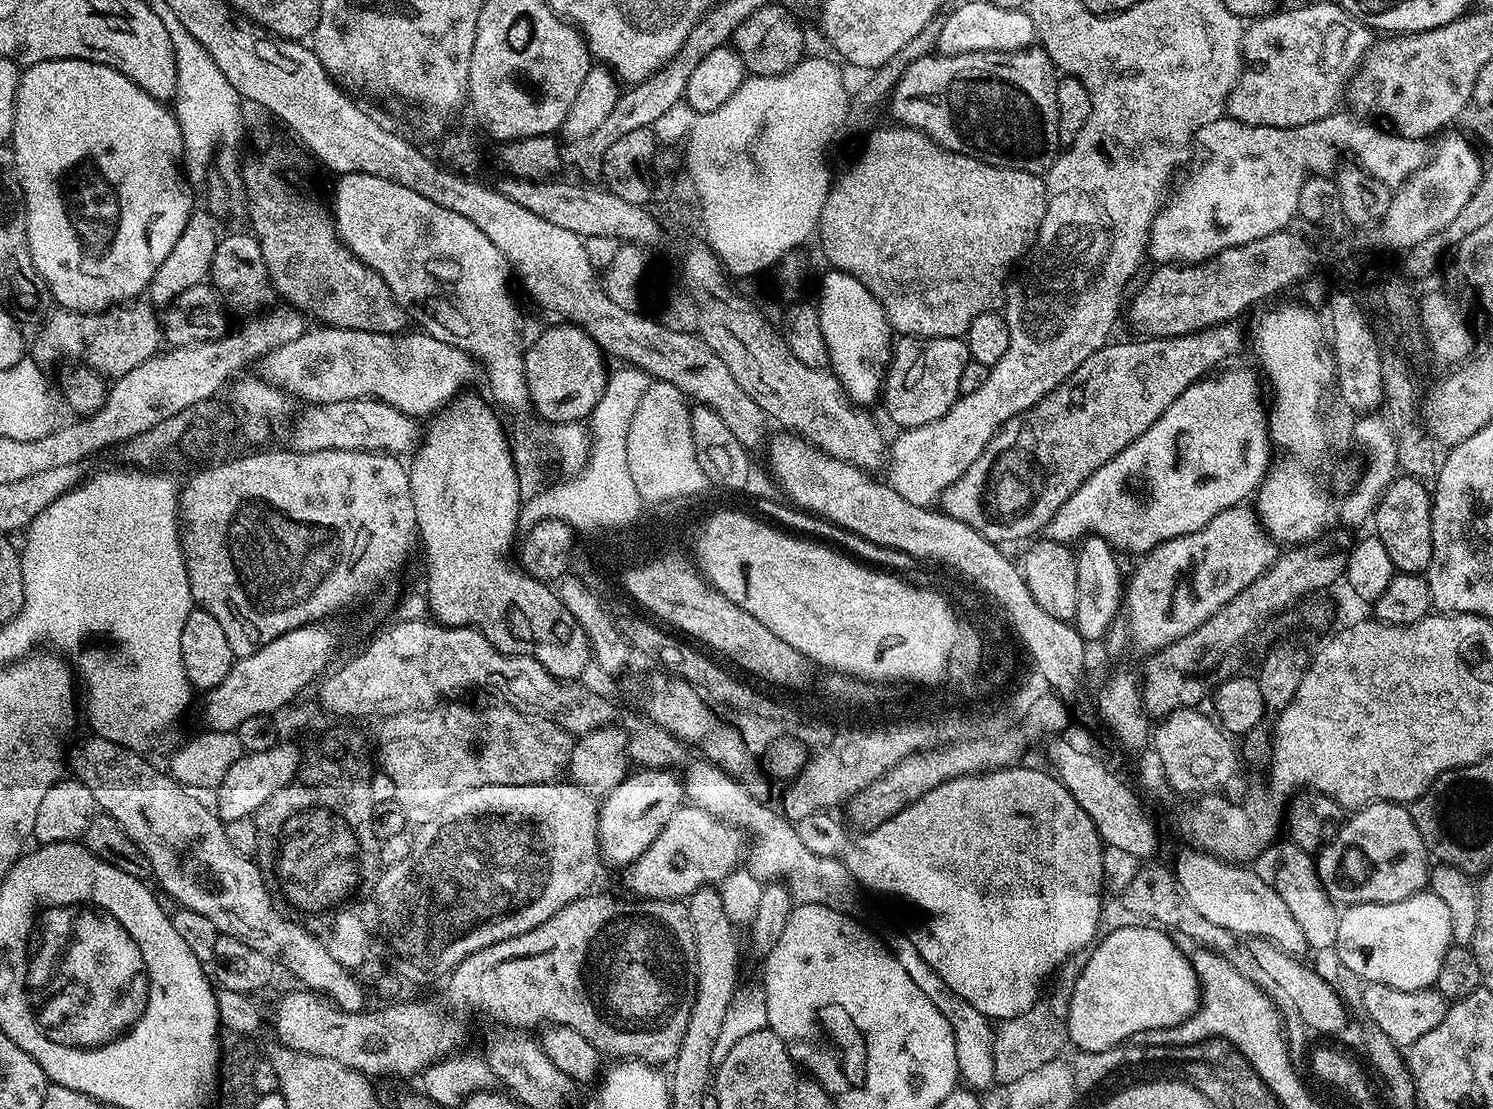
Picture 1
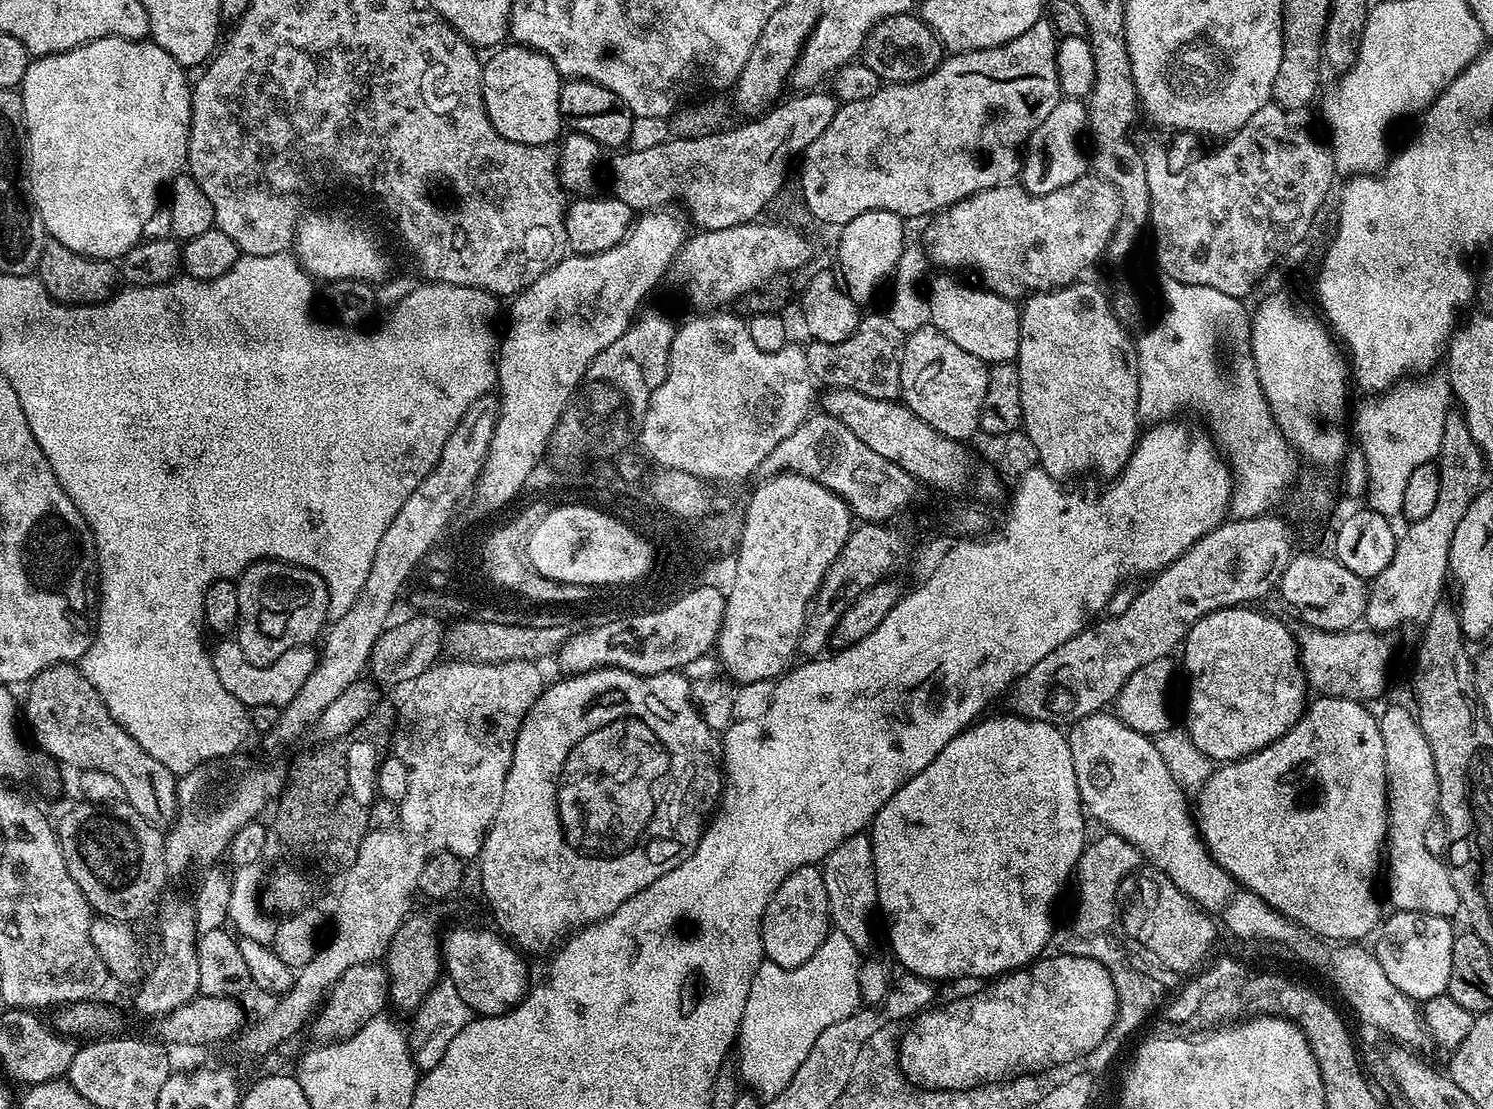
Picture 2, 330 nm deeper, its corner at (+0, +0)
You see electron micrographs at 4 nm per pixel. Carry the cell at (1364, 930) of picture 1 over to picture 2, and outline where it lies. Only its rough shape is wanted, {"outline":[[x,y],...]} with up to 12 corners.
{"outline":[[1393,911],[1374,945],[1417,1002],[1445,995],[1457,933],[1447,916]]}

